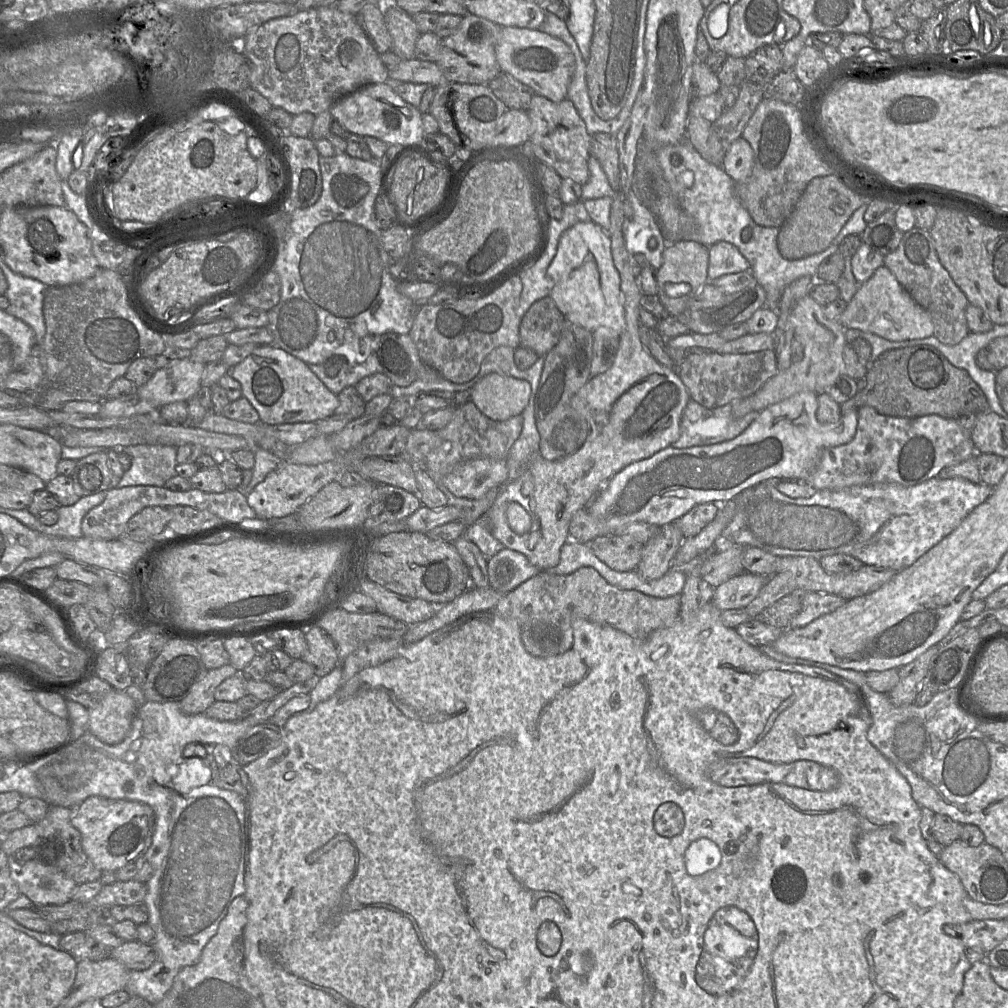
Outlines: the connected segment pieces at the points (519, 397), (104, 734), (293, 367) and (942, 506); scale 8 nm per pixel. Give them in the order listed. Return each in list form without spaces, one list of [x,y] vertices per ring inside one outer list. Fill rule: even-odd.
[[[490,373],[469,390],[469,401],[488,418],[504,421],[521,415],[531,396],[531,386],[525,380]]]
[[[113,689],[88,709],[88,731],[103,743],[115,745],[129,734],[139,707],[125,691]]]
[[[271,345],[256,347],[249,356],[232,367],[228,373],[239,382],[242,397],[246,398],[257,411],[260,422],[264,425],[317,422],[332,416],[339,405],[338,396],[318,379],[305,362]]]
[[[931,478],[925,482],[914,486],[902,486],[896,483],[878,483],[873,485],[857,485],[840,490],[821,490],[813,491],[811,496],[806,498],[790,498],[782,494],[772,482],[763,482],[754,487],[748,488],[738,494],[732,500],[736,501],[737,512],[731,522],[723,530],[720,536],[721,545],[741,544],[743,546],[752,546],[767,551],[777,557],[782,556],[808,556],[816,560],[824,556],[833,554],[847,554],[857,558],[866,565],[874,565],[885,568],[891,568],[900,571],[909,567],[923,556],[928,550],[937,545],[943,538],[952,533],[961,522],[971,513],[971,511],[985,502],[991,495],[994,487],[983,482],[972,483],[963,478],[941,479]]]

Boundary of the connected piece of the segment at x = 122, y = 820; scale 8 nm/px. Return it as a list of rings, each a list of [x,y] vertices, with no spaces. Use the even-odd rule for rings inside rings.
[[[90,796],[72,810],[71,823],[81,834],[82,848],[93,865],[102,872],[119,870],[137,859],[140,853],[146,853],[151,844],[156,826],[156,815],[154,810],[145,803]]]

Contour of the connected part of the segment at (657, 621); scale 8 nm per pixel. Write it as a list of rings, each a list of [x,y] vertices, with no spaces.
[[[582,567],[569,575],[541,571],[513,591],[504,594],[493,612],[516,622],[520,628],[525,649],[535,657],[544,658],[557,655],[571,646],[573,639],[571,623],[577,618],[610,626],[634,639],[644,640],[655,630],[673,625],[679,619],[680,607],[681,595],[657,598],[636,590],[621,589],[607,583],[593,568]]]

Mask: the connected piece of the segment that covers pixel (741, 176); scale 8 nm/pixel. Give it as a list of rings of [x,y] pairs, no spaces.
[[[743,138],[736,139],[727,150],[723,159],[723,169],[736,183],[748,179],[754,165],[753,150]]]

